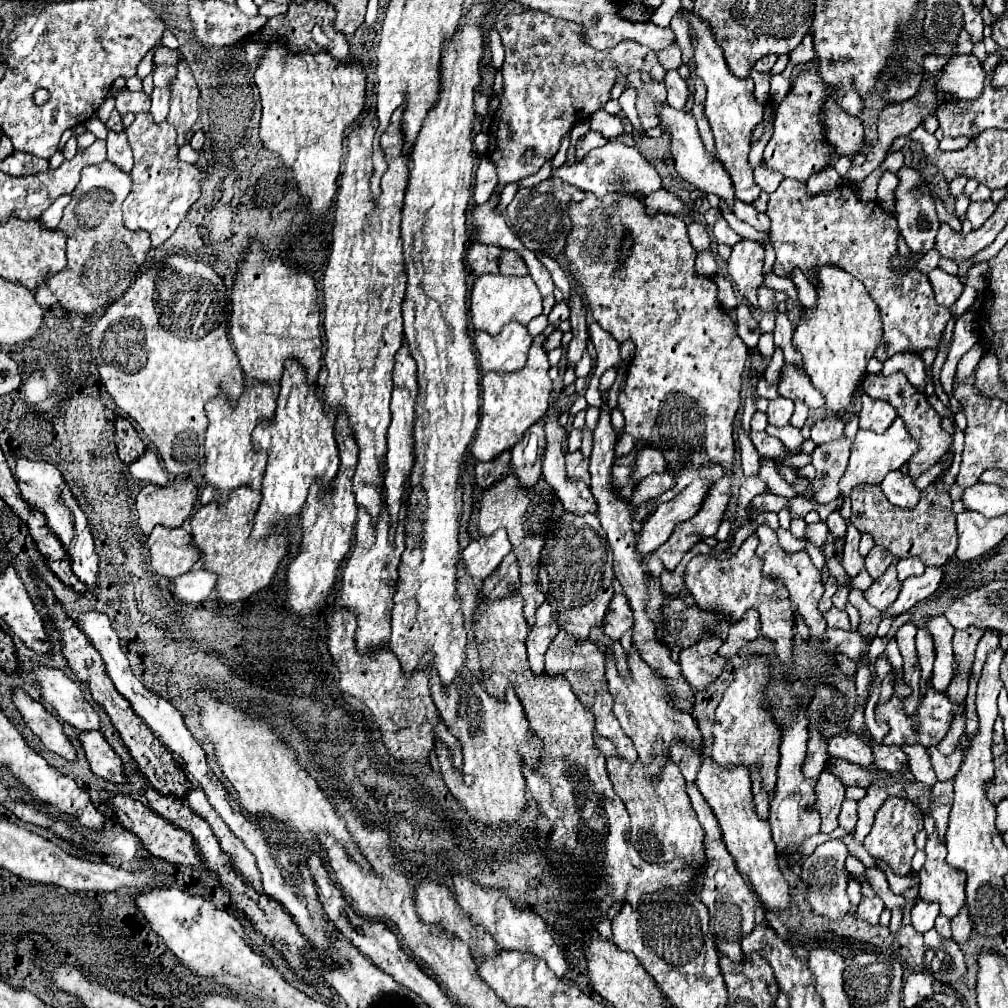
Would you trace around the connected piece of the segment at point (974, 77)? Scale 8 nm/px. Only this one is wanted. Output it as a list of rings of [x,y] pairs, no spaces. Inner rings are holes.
[[[973,54],[951,58],[935,76],[935,90],[961,100],[971,100],[983,90],[983,66]]]

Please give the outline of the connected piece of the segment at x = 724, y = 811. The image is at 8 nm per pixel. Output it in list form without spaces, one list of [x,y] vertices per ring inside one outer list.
[[[705,758],[697,772],[695,786],[703,794],[709,808],[713,810],[713,814],[719,822],[721,834],[723,834],[723,842],[725,842],[729,854],[733,856],[739,872],[749,882],[751,890],[763,898],[763,902],[767,904],[769,910],[787,910],[789,908],[789,886],[777,866],[777,858],[775,858],[777,850],[775,850],[775,842],[771,838],[769,822],[759,820],[759,816],[753,810],[749,770],[745,766],[721,768],[711,758]]]

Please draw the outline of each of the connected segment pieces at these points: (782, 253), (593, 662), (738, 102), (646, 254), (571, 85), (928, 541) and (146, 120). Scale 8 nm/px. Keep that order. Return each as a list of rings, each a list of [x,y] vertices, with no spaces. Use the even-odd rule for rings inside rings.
[[[785,178],[781,182],[781,186],[769,196],[767,216],[771,218],[769,238],[775,248],[773,274],[789,276],[793,268],[801,268],[805,274],[811,274],[811,268],[815,268],[815,266],[833,264],[833,266],[847,270],[853,278],[863,282],[869,296],[877,302],[879,312],[881,312],[881,320],[883,320],[883,340],[875,350],[877,360],[885,362],[887,358],[891,358],[897,352],[907,352],[907,350],[921,350],[923,352],[927,348],[937,348],[939,338],[951,318],[951,312],[949,312],[949,308],[943,308],[935,302],[933,288],[931,288],[927,274],[923,274],[919,270],[911,270],[911,272],[899,276],[899,274],[891,272],[891,268],[887,268],[887,260],[893,254],[897,254],[899,228],[897,228],[897,220],[893,214],[883,212],[883,208],[879,208],[879,204],[875,204],[875,202],[869,202],[869,204],[859,202],[855,188],[849,184],[839,184],[829,194],[809,196],[805,192],[803,182]]]
[[[559,630],[559,634],[553,638],[553,642],[549,644],[547,652],[545,652],[545,670],[547,674],[563,674],[575,696],[579,698],[579,702],[589,708],[595,716],[595,724],[597,724],[597,732],[605,738],[609,738],[615,746],[617,746],[617,752],[621,758],[629,760],[629,762],[635,762],[637,760],[637,752],[631,744],[631,738],[621,730],[617,718],[613,716],[613,696],[609,694],[607,690],[607,682],[603,680],[605,678],[605,656],[603,652],[589,640],[579,640],[571,634],[567,634],[565,630]]]
[[[681,10],[679,14],[685,20],[689,20],[691,28],[695,30],[695,36],[697,36],[697,42],[693,42],[693,52],[695,52],[695,62],[697,62],[697,76],[707,86],[705,116],[709,120],[713,136],[715,136],[717,158],[723,162],[723,166],[731,174],[737,200],[741,200],[745,204],[753,204],[759,198],[761,188],[753,182],[753,170],[747,162],[747,154],[749,154],[749,144],[751,144],[751,132],[761,122],[761,116],[763,116],[763,106],[757,104],[757,100],[753,96],[753,80],[751,78],[739,80],[737,76],[733,76],[729,72],[723,52],[715,42],[715,36],[711,36],[711,32],[709,32],[709,28],[705,28],[703,20],[699,20],[693,12]]]
[[[613,192],[603,198],[595,198],[595,194],[585,194],[583,202],[571,204],[571,222],[573,232],[571,240],[567,240],[565,256],[571,266],[573,282],[583,294],[589,312],[603,330],[607,330],[619,344],[625,340],[635,342],[635,354],[627,368],[627,382],[619,394],[619,408],[625,416],[625,434],[617,442],[615,456],[629,454],[635,444],[643,440],[665,454],[671,474],[677,474],[683,468],[701,468],[709,464],[721,464],[725,468],[725,476],[713,484],[697,516],[687,524],[679,524],[671,538],[655,550],[665,570],[671,572],[681,562],[683,554],[689,552],[697,542],[717,534],[717,528],[725,516],[729,504],[729,486],[733,478],[731,460],[735,454],[733,418],[739,408],[741,376],[749,350],[737,336],[733,320],[721,312],[713,278],[695,274],[697,252],[691,246],[687,226],[679,216],[657,214],[649,218],[645,214],[641,194]],[[583,216],[589,216],[593,220],[593,226],[587,234],[583,234]],[[627,232],[633,236],[633,250],[629,258],[619,264],[617,252]]]
[[[539,10],[507,16],[495,26],[505,48],[505,90],[489,132],[489,160],[495,164],[499,182],[503,184],[519,182],[535,174],[541,168],[541,160],[551,160],[559,152],[563,136],[577,122],[603,110],[619,72],[647,72],[653,82],[663,82],[665,76],[657,54],[635,42],[623,42],[611,50],[599,52],[581,40],[555,40],[553,18]],[[527,150],[533,150],[533,160],[529,164],[521,162]]]
[[[945,484],[929,485],[922,491],[914,508],[895,508],[893,504],[887,504],[875,486],[855,488],[851,494],[851,504],[851,524],[861,534],[871,534],[875,544],[889,550],[895,558],[919,556],[925,566],[945,566],[957,550],[955,512],[951,508],[951,496]]]
[[[137,114],[135,122],[125,132],[135,156],[135,166],[131,170],[131,192],[123,202],[125,226],[129,230],[145,230],[153,248],[157,248],[177,230],[179,222],[199,198],[201,172],[195,164],[187,164],[177,158],[177,132],[169,122],[157,124],[151,114]]]

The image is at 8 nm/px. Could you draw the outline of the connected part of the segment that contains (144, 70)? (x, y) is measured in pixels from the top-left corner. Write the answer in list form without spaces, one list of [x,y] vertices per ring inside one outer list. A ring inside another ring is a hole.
[[[157,44],[157,46],[143,58],[143,62],[139,64],[139,68],[137,68],[137,76],[139,76],[139,78],[145,78],[147,74],[151,74],[151,70],[153,70],[153,54],[155,54],[155,50],[157,50],[159,46],[161,46],[161,44]]]

